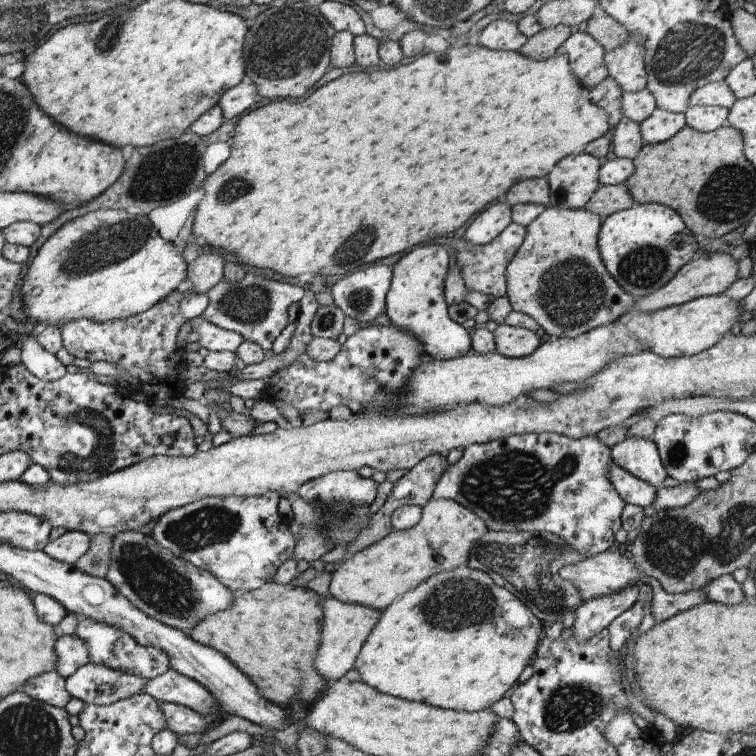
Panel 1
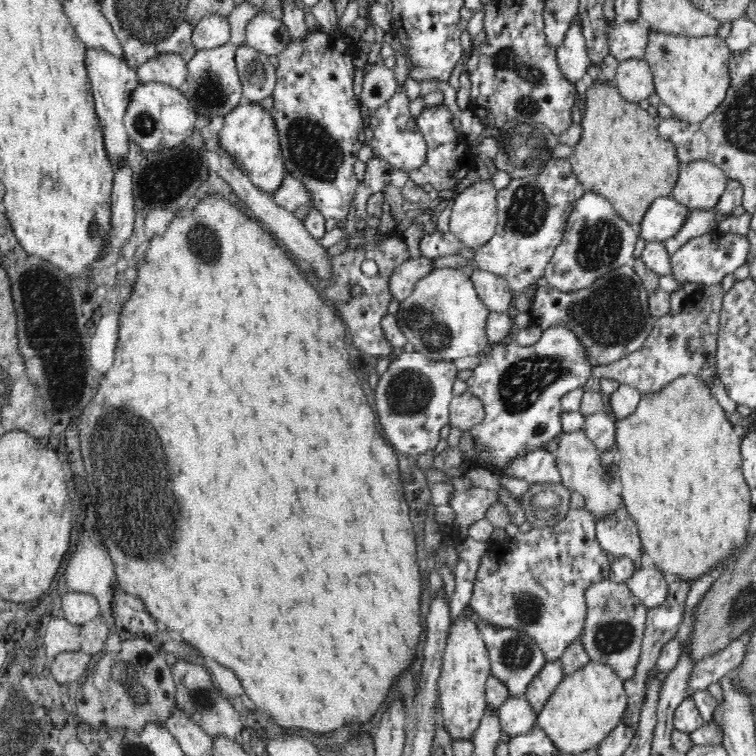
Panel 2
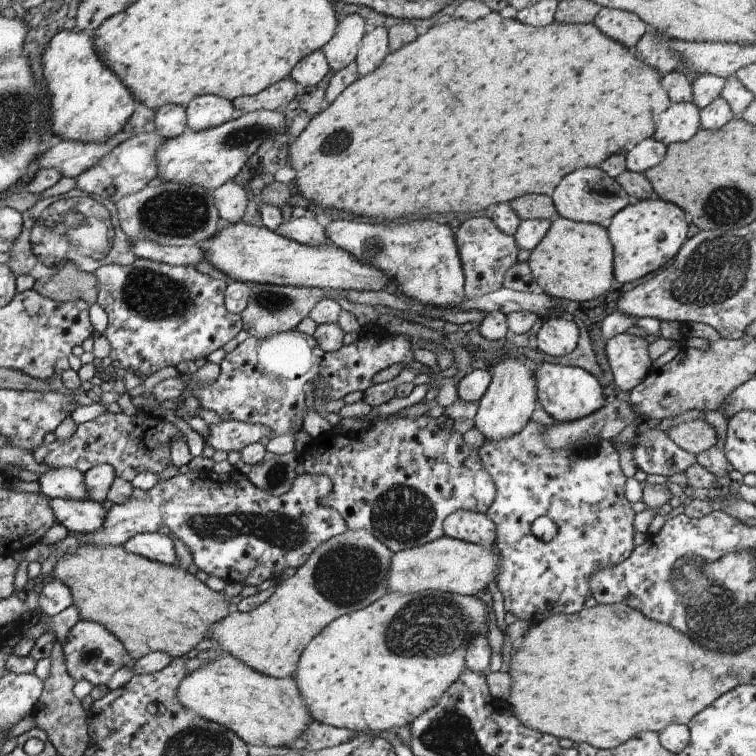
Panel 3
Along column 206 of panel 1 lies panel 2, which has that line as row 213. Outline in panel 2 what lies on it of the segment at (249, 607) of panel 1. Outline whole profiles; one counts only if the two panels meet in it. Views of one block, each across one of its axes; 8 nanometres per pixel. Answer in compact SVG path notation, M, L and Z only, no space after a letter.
M605 82L589 85L586 96L586 111L581 118L582 134L580 142L572 148L573 153L569 156L573 173L579 178L585 192L600 194L612 203L616 214L630 226L639 228L643 216L650 208L654 200L660 197L670 197L679 175L680 160L677 157L676 146L661 138L657 126L658 119L650 116L638 103L628 102L620 94L619 87L613 82Z

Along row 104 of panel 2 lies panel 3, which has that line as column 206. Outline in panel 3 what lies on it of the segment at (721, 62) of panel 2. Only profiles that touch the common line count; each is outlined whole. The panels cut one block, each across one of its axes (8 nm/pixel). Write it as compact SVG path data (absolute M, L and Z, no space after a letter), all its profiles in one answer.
M226 655L190 672L176 692L184 707L205 720L223 725L251 746L286 746L296 741L315 720L293 677L270 677Z

